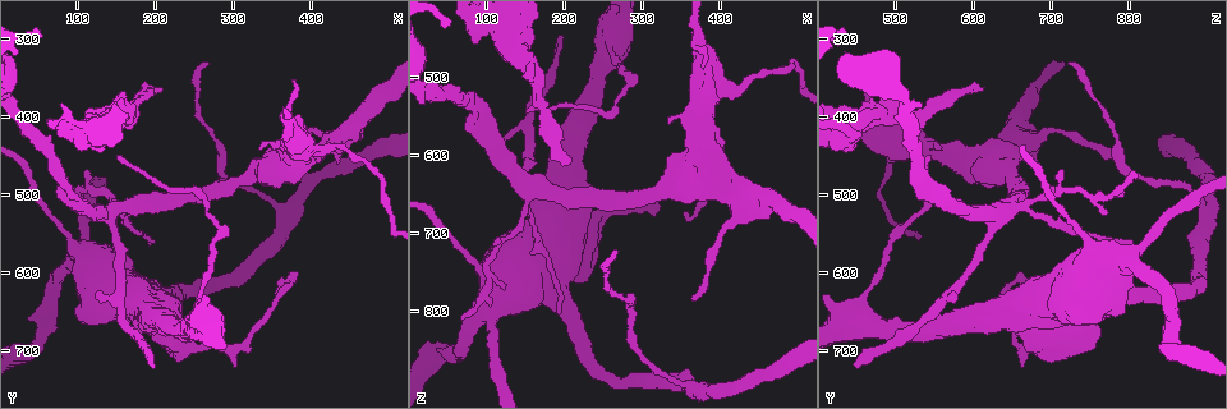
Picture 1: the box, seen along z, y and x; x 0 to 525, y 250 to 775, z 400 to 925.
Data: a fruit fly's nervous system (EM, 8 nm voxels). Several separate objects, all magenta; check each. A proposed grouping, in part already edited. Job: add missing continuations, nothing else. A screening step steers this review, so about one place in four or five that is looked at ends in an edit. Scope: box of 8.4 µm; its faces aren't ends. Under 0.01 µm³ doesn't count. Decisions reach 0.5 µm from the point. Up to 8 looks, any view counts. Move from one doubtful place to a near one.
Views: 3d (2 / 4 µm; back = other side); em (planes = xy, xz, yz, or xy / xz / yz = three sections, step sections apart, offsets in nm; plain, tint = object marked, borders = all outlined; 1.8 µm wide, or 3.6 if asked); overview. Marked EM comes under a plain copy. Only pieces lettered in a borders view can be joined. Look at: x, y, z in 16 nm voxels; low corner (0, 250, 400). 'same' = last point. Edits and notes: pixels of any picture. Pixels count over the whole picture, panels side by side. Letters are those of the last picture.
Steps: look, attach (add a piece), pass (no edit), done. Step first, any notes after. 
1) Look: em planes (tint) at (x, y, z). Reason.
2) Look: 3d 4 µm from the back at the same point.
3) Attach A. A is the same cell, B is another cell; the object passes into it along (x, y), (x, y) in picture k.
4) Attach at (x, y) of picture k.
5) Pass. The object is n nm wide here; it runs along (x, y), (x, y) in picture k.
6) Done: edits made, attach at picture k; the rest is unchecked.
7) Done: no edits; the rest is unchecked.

Look: em xy step 4 (tint) at (110, 415, 440).

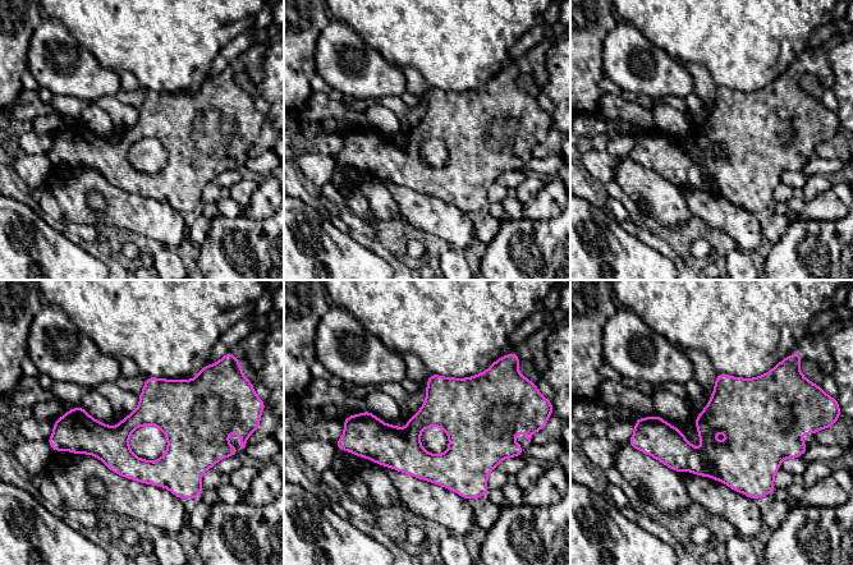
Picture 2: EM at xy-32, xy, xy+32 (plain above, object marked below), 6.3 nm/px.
Look: em planes (borders) at the same point.

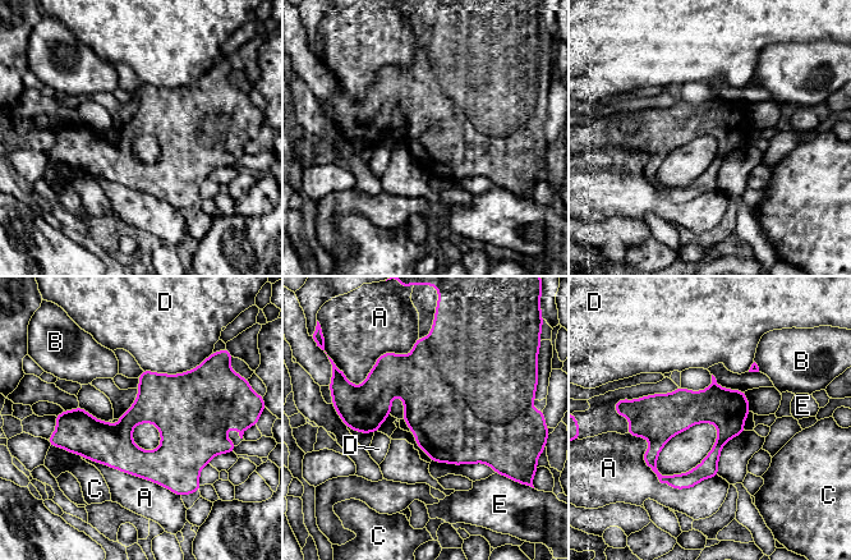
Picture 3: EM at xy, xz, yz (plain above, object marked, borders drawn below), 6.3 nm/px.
Pass. The longest contact is with A, 650 nm; A, B, C, D and E are other cells; a border runs along (205, 359), (176, 373), (142, 370) in picture 3; none of them fits.

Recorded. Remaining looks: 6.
Look: em planes (borders) at (140, 525, 625). Sudden change in width.

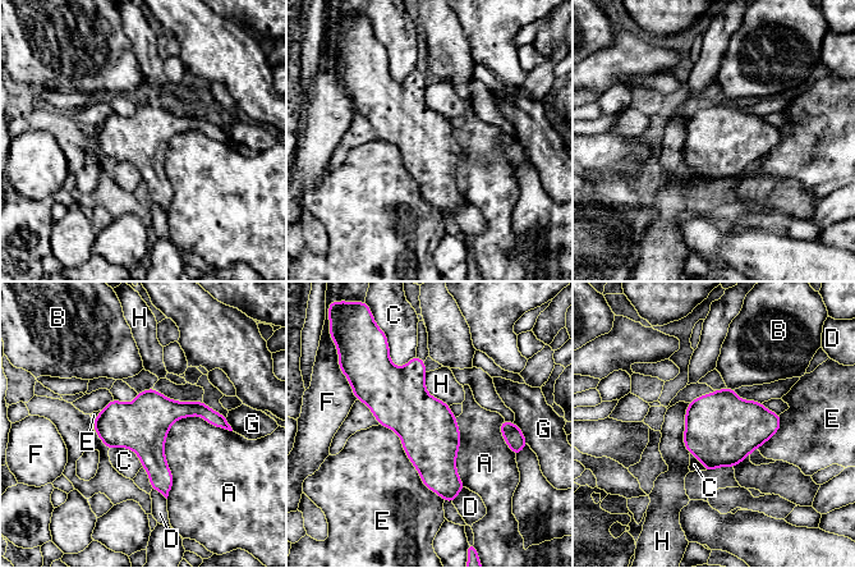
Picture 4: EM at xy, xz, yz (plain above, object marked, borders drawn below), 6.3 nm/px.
Pass. A, B, C, D, E, F, G and H are other cells; a border runs along (387, 347), (396, 366), (415, 354) in picture 4; none of them fits.

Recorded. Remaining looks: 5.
Look: em planes (borders) at (195, 720, 455). Free end.

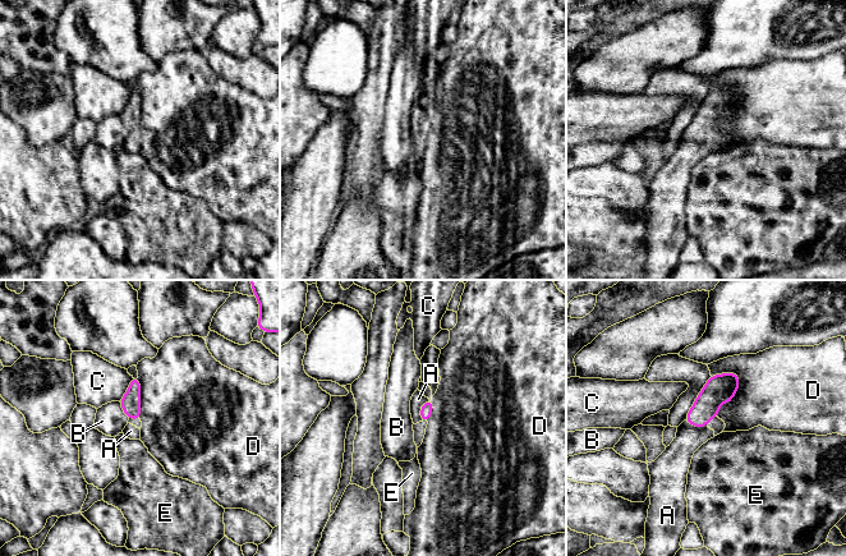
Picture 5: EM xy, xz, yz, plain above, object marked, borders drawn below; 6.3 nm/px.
Attach at (418, 399) of picture 5. A is the same cell, B, C, D and E are other cells; the object passes into it along (427, 408), (421, 410), (418, 399) in picture 5; it goes on there.

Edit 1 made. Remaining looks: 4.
Done: edits made, attach at picture 5; the rest is unchecked.

